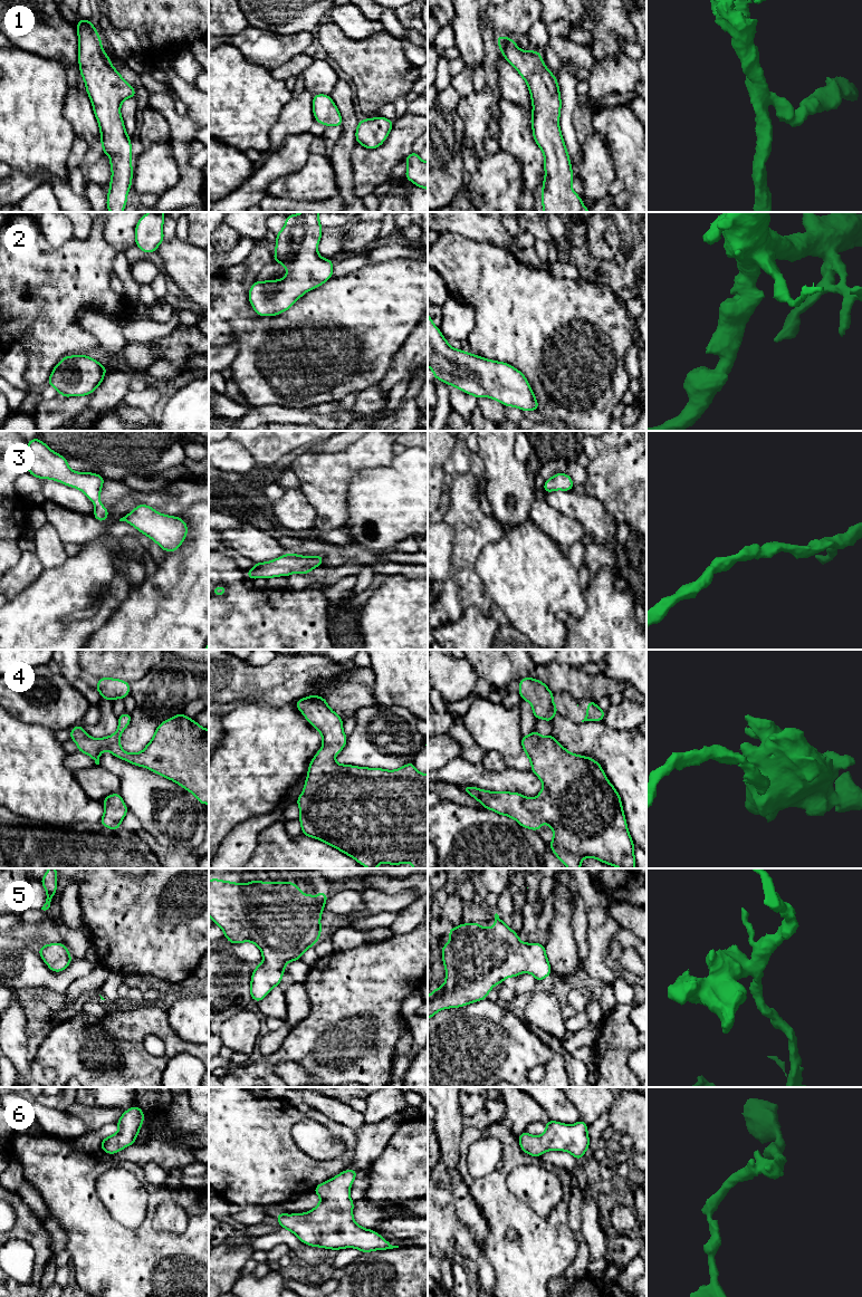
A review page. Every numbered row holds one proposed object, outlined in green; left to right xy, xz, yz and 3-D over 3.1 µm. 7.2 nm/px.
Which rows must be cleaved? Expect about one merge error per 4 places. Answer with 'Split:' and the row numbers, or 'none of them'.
Split: none of them

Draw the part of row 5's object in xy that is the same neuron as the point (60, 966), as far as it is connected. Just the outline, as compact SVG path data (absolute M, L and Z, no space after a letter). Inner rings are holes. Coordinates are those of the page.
M64 943L45 944L38 952L45 963L54 972L64 971L73 959Z

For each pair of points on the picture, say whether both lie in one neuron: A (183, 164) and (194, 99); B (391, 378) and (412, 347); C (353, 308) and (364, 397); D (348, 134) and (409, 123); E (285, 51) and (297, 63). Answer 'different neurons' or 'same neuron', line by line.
A: same neuron
B: same neuron
C: different neurons
D: different neurons
E: different neurons

